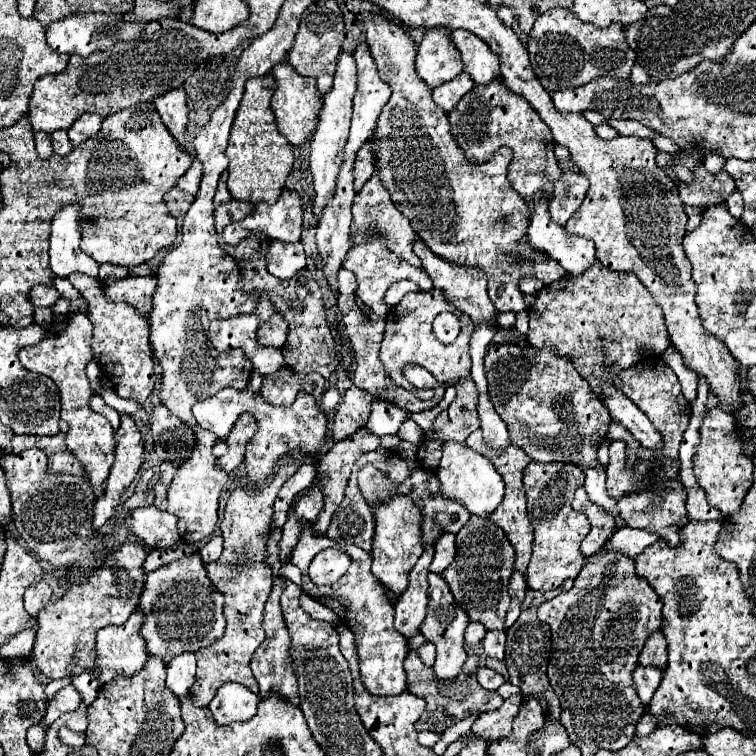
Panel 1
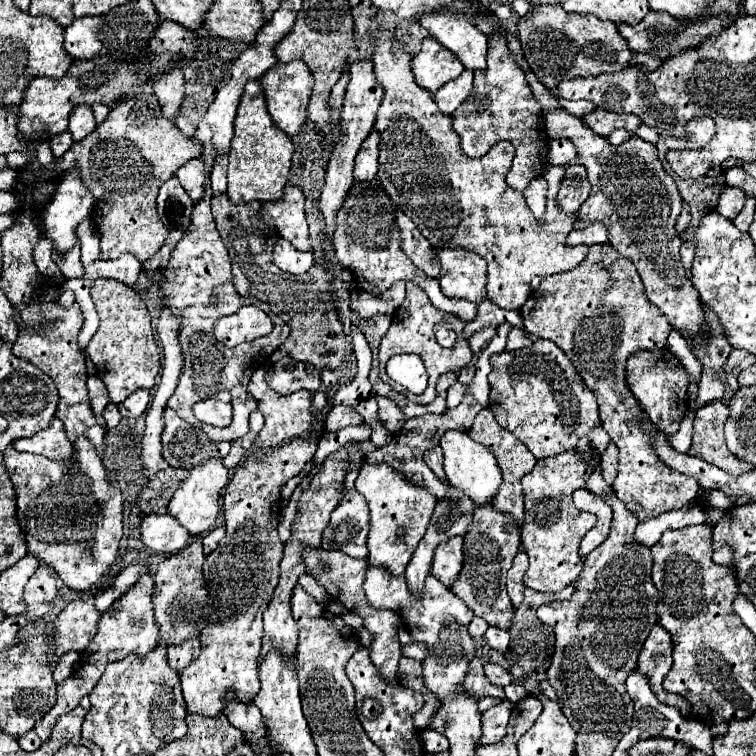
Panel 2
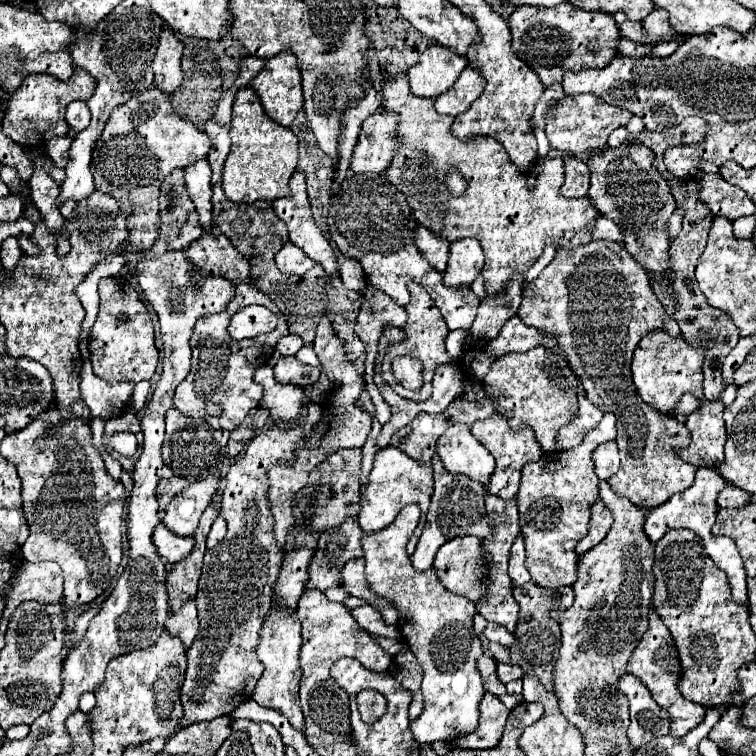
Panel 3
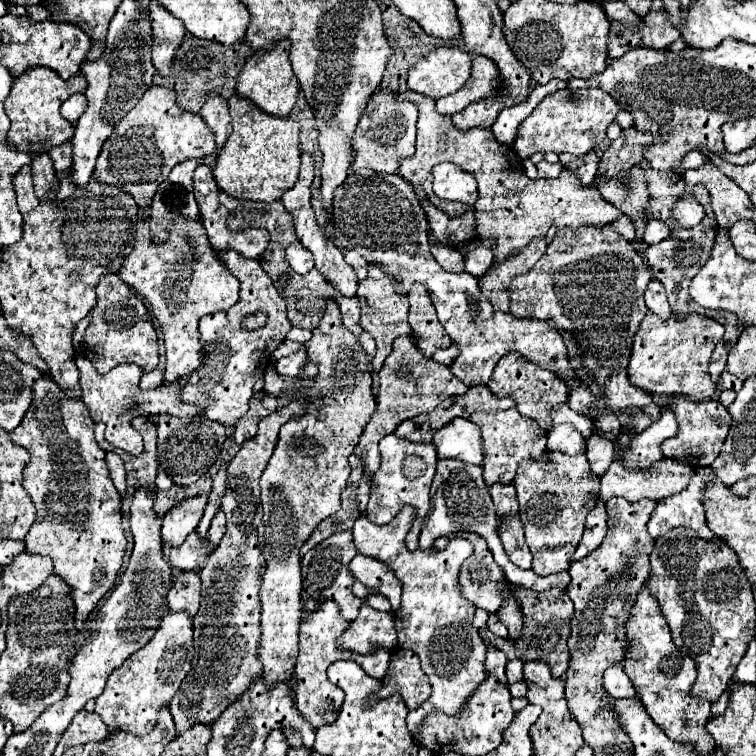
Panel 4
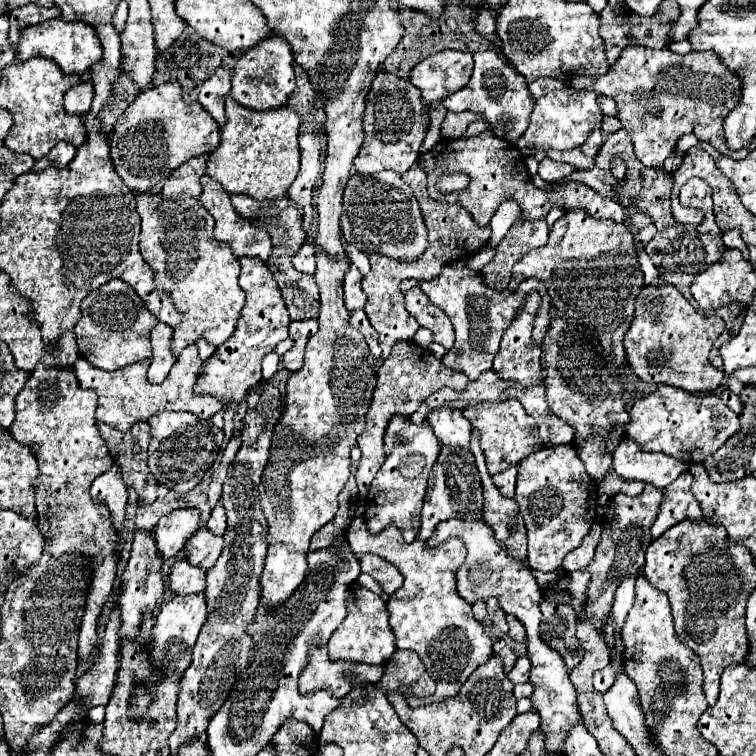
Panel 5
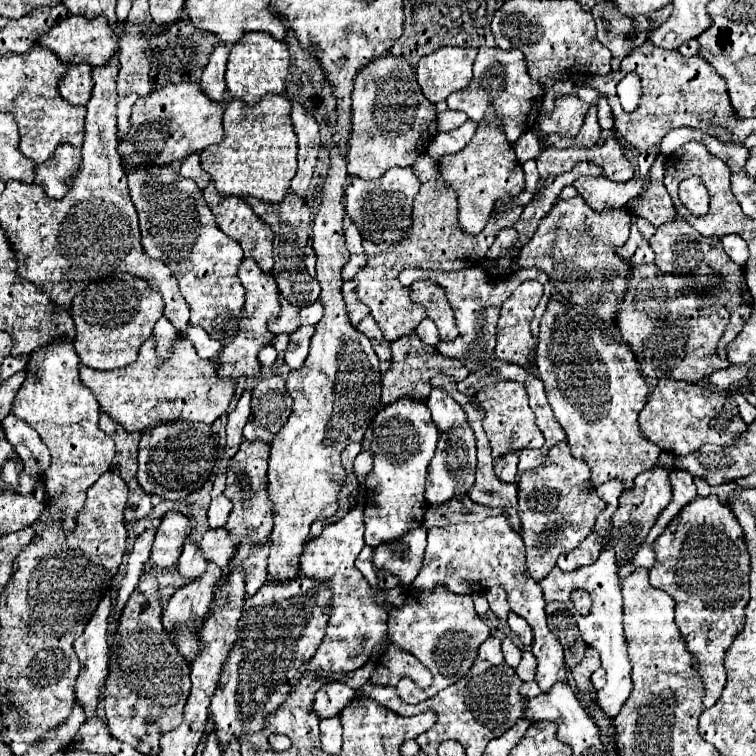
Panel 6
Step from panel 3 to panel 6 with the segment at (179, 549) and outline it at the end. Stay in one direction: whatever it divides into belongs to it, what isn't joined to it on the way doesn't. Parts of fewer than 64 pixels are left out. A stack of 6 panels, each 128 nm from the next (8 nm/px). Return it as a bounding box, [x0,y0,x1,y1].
[198,528,234,570]

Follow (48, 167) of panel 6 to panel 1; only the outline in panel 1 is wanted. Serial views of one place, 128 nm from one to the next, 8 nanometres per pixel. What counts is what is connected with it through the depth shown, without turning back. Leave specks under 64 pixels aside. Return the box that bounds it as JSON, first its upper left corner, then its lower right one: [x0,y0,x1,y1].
[50,130,72,156]

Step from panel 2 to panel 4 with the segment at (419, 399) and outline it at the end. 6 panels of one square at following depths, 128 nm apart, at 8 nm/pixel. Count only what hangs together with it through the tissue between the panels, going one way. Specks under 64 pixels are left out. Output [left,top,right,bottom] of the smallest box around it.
[408,284,452,358]

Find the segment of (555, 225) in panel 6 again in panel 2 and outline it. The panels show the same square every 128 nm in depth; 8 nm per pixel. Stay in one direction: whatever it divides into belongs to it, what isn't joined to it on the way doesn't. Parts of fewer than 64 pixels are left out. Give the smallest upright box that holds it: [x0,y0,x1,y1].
[522,244,698,520]

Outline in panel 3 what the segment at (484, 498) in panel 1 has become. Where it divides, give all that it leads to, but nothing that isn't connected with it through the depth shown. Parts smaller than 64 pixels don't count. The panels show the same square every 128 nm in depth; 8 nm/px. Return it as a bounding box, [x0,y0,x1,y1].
[436,424,494,486]

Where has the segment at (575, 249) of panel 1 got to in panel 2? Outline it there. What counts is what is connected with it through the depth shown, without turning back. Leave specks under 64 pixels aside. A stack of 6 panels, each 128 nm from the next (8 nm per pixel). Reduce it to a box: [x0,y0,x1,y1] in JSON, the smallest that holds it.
[524,178,608,246]

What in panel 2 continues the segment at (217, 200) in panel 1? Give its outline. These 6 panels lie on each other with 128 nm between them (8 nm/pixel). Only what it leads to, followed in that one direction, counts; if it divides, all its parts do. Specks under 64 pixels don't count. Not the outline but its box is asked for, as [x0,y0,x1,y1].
[212,154,228,194]

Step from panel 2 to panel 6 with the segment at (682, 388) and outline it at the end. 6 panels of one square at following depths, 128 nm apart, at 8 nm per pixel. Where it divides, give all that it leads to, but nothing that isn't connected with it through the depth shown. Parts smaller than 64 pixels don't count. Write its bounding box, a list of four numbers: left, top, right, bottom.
[618,264,730,384]

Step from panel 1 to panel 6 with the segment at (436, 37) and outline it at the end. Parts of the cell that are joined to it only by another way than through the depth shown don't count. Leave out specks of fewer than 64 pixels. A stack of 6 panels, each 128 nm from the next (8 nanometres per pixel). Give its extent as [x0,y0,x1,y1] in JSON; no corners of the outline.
[416,48,476,102]

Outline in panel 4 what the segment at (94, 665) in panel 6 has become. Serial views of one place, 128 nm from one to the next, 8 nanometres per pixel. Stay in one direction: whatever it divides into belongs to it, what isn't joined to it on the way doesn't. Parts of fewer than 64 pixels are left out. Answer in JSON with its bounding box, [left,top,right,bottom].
[10,378,126,628]

